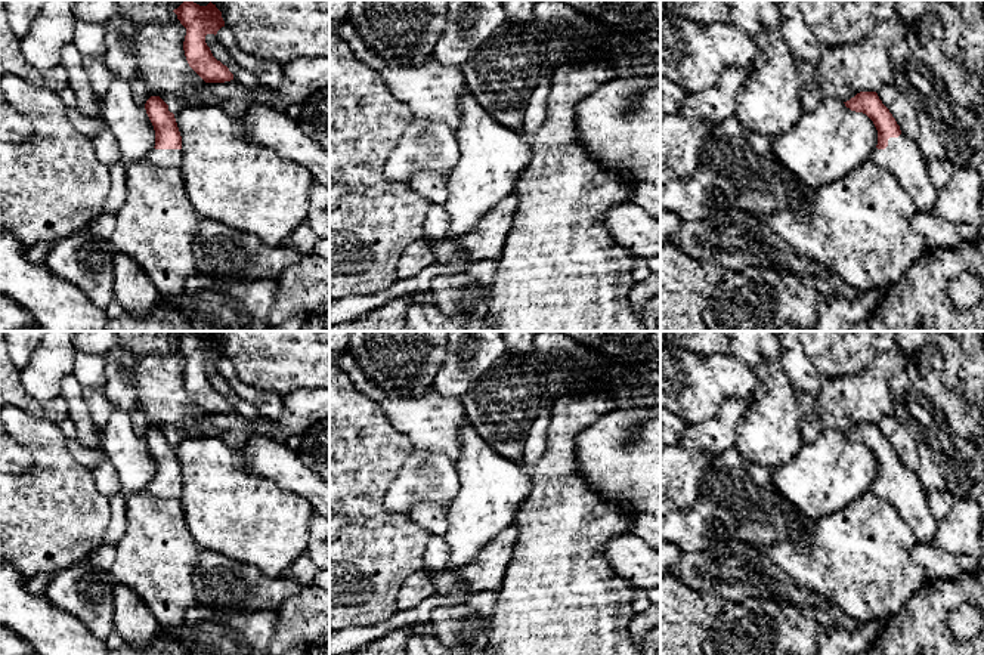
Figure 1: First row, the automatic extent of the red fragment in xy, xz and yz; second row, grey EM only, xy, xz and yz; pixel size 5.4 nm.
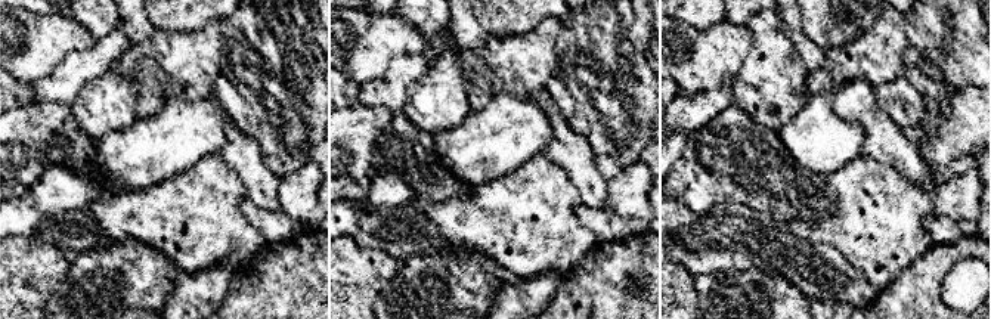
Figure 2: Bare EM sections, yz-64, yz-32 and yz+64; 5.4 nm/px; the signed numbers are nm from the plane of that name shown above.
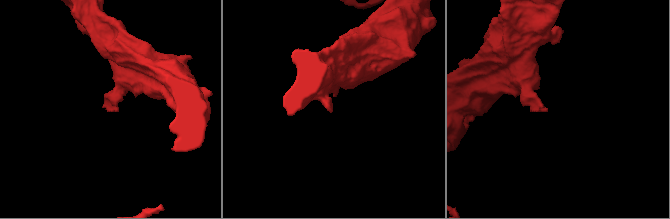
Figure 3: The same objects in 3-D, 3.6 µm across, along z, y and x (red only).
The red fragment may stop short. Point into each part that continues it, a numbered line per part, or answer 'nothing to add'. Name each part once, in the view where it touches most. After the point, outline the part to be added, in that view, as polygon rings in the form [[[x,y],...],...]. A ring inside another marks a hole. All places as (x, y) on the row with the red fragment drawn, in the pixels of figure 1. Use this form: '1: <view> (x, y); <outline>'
1: yz (902, 157); [[[901,133],[898,138],[889,138],[885,149],[873,149],[869,160],[897,177],[919,211],[934,213],[938,189],[929,179],[928,160],[918,142]]]

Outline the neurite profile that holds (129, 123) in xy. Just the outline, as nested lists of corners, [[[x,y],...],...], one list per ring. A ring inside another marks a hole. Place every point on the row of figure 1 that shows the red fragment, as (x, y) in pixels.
[[[114,78],[106,95],[99,101],[100,120],[117,140],[124,164],[145,160],[155,146],[155,130],[130,90],[126,80]]]

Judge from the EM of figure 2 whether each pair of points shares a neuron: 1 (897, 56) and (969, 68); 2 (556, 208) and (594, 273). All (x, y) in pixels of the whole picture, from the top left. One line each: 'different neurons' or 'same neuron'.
1: different neurons
2: different neurons

